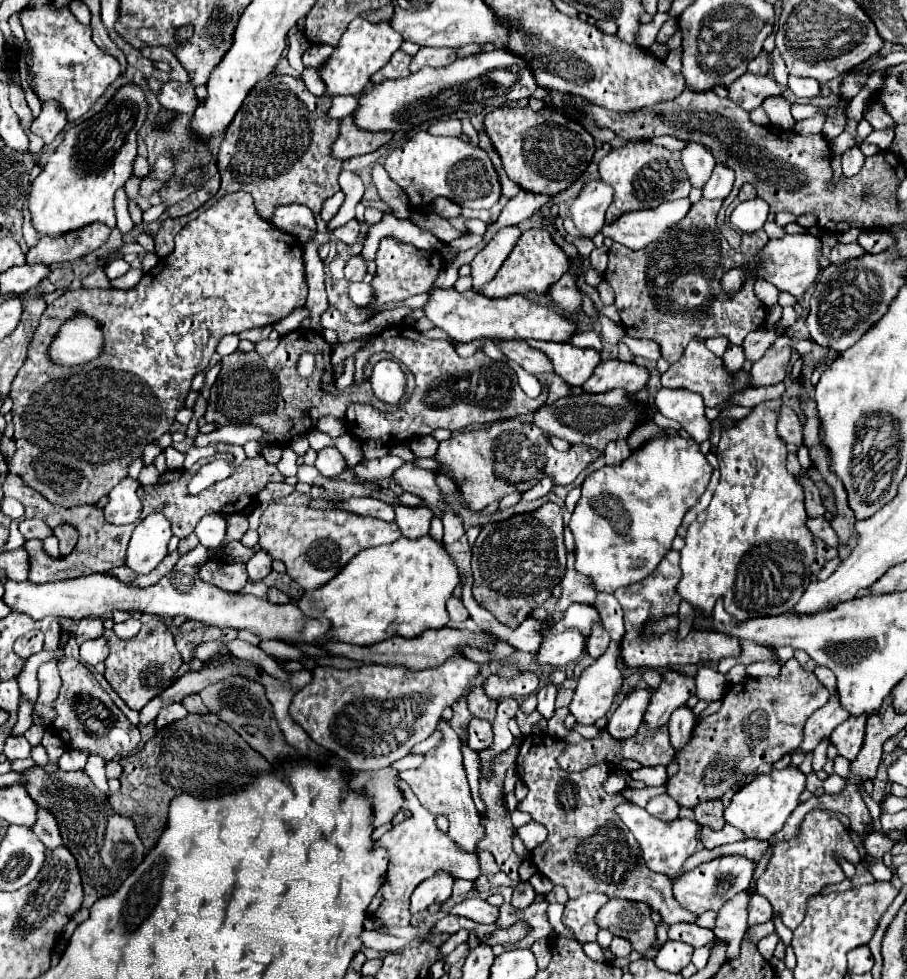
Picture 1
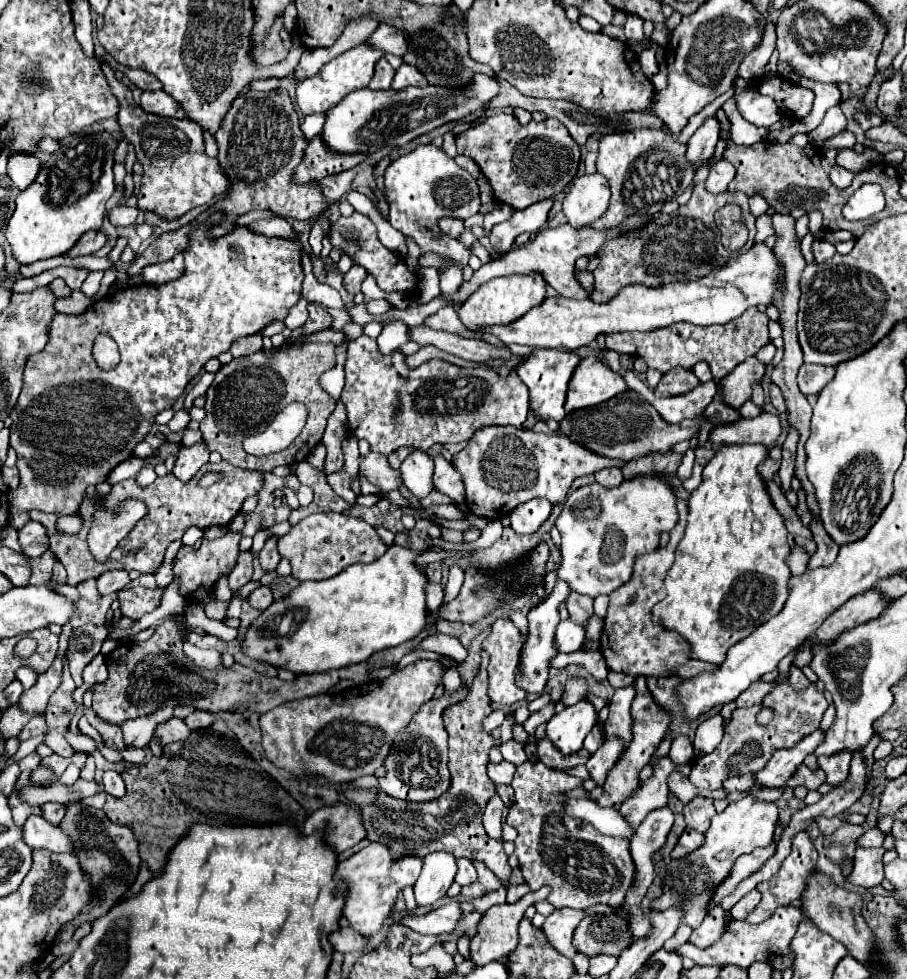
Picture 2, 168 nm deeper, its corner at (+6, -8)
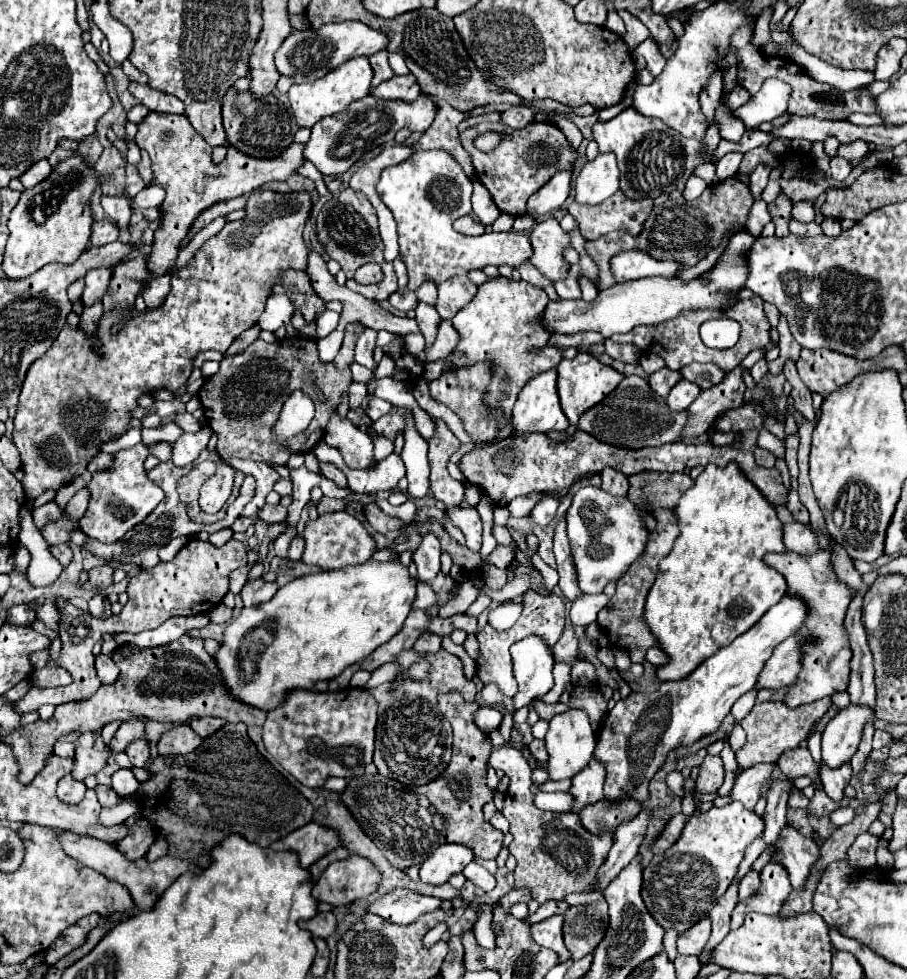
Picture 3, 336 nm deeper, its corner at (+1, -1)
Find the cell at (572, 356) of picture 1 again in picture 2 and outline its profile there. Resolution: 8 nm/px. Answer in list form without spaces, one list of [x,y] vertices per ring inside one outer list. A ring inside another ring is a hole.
[[[536,349],[532,351],[526,361],[516,369],[522,383],[528,387],[530,393],[530,409],[540,421],[560,421],[566,417],[564,413],[564,399],[568,391],[568,381],[574,373],[574,367],[578,365],[580,357],[570,351],[558,351],[558,349]]]

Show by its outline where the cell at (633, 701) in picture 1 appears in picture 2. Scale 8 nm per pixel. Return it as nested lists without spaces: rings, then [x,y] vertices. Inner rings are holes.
[[[610,737],[606,739],[606,743],[586,761],[586,769],[590,773],[590,779],[596,785],[602,785],[606,781],[608,771],[614,767],[614,763],[618,761],[622,753],[622,743],[618,737]]]

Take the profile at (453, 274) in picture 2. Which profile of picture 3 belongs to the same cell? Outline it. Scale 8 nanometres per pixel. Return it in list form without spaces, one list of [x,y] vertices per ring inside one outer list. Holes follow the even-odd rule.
[[[453,276],[439,286],[439,298],[437,298],[437,312],[441,320],[451,320],[477,292],[477,286],[467,276]]]

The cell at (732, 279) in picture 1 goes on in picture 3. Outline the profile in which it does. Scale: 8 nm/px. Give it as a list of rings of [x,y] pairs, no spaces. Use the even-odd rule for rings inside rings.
[[[739,232],[735,234],[731,240],[729,240],[729,246],[725,248],[725,252],[719,256],[719,260],[715,262],[715,266],[689,280],[689,282],[683,282],[683,278],[679,276],[673,276],[673,278],[663,278],[663,276],[645,276],[645,278],[637,278],[637,280],[629,280],[629,282],[621,282],[621,284],[615,284],[613,288],[607,288],[607,290],[601,290],[599,296],[593,300],[593,302],[585,302],[585,300],[549,300],[549,304],[545,306],[545,312],[541,316],[541,324],[553,332],[553,334],[579,334],[579,332],[599,332],[603,334],[605,338],[617,334],[617,332],[631,332],[635,326],[641,326],[641,324],[661,324],[661,322],[667,322],[667,320],[673,320],[677,318],[679,314],[687,312],[687,310],[723,310],[725,306],[735,306],[739,302],[739,292],[745,288],[745,282],[747,282],[747,276],[749,276],[749,250],[753,248],[753,242],[755,238],[747,232]]]

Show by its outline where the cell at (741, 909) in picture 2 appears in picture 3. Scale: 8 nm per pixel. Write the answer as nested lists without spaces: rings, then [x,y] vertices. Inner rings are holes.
[[[749,870],[749,872],[743,876],[741,884],[739,884],[739,900],[743,902],[743,900],[751,898],[751,896],[753,896],[753,892],[757,892],[759,884],[761,884],[759,874],[757,874],[757,872],[753,872],[753,870]]]

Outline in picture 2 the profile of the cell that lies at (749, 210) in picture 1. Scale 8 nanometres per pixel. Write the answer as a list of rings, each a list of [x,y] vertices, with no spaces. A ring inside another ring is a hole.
[[[754,195],[754,197],[750,197],[750,211],[752,211],[754,217],[766,213],[766,211],[768,211],[768,203],[766,203],[766,199],[764,199],[762,195]]]

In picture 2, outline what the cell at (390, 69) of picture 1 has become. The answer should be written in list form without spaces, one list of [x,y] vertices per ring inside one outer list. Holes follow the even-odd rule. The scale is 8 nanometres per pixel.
[[[382,57],[382,59],[378,59],[378,63],[376,63],[374,77],[372,77],[372,81],[370,81],[368,87],[370,87],[372,91],[384,91],[384,89],[390,89],[392,77],[394,77],[394,69],[392,69],[390,63]]]

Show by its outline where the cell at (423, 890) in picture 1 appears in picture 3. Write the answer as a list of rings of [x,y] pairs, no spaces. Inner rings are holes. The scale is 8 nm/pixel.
[[[441,844],[423,864],[421,882],[431,886],[445,884],[453,874],[463,872],[463,868],[473,860],[473,852],[463,844]]]

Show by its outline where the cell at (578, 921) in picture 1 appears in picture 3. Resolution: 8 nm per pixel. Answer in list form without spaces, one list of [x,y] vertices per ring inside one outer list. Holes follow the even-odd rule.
[[[551,916],[543,922],[537,922],[533,924],[533,940],[545,948],[551,948],[555,950],[557,954],[561,954],[561,962],[569,960],[571,954],[569,954],[569,948],[565,946],[563,942],[563,922],[565,922],[565,916]]]

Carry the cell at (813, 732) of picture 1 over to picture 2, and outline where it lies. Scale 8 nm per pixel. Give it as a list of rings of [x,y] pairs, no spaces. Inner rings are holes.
[[[816,729],[812,735],[804,737],[798,745],[792,749],[780,749],[774,753],[774,757],[766,763],[766,767],[760,773],[754,773],[754,785],[758,787],[782,787],[790,779],[790,775],[796,771],[796,767],[804,761],[808,753],[814,753],[814,749],[822,743],[824,731]]]

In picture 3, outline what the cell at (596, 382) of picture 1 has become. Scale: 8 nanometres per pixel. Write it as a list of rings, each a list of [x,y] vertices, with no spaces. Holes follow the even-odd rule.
[[[577,352],[577,356],[573,360],[561,360],[559,366],[557,366],[557,372],[559,372],[557,392],[559,392],[561,408],[563,408],[565,416],[569,418],[569,424],[573,424],[573,426],[577,426],[577,420],[579,420],[579,416],[585,410],[589,410],[591,406],[599,404],[625,378],[623,372],[617,372],[615,368],[611,368],[611,366],[595,360],[587,352]]]

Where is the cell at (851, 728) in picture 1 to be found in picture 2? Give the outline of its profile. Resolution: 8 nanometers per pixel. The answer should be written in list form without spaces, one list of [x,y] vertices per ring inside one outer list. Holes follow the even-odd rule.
[[[840,751],[832,757],[818,757],[818,767],[826,773],[826,783],[836,787],[848,777],[848,763],[852,759],[852,751]]]

